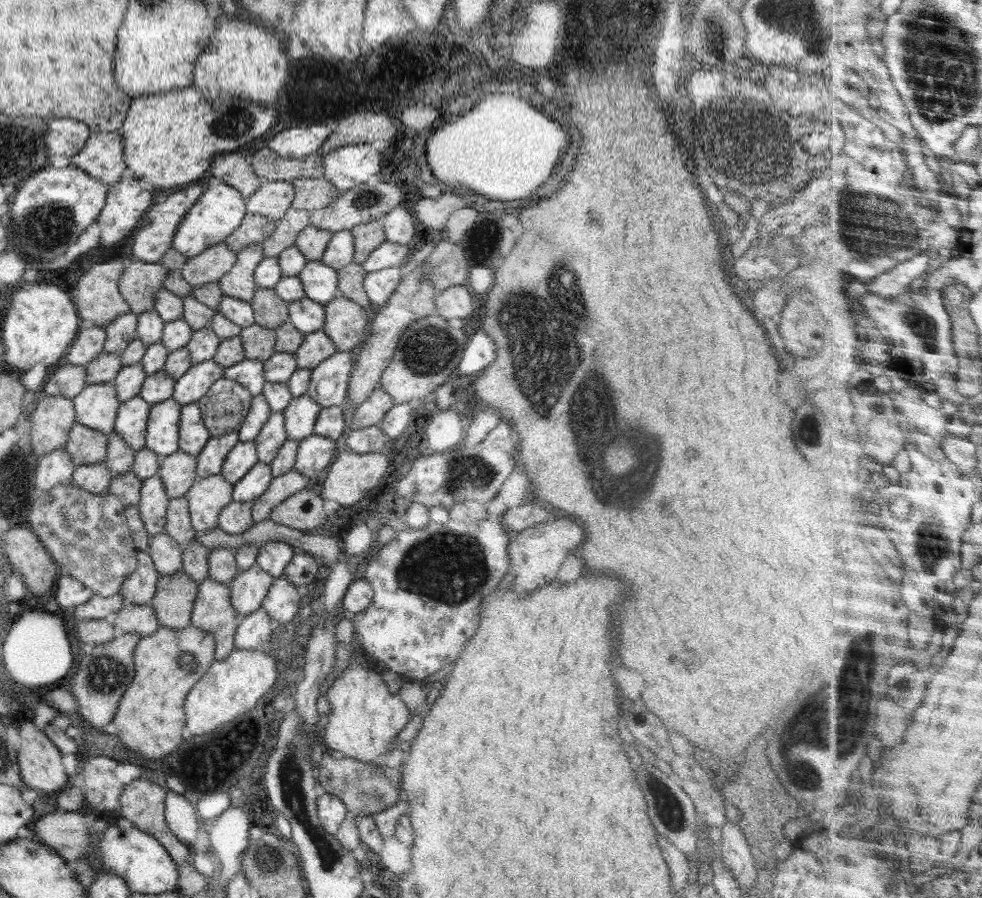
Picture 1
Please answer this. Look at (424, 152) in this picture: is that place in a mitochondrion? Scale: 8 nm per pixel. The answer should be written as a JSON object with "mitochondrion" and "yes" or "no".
{"mitochondrion":"no"}

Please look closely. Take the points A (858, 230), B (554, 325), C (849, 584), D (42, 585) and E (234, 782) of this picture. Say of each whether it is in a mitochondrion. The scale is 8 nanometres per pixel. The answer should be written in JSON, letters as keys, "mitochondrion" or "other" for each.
{"A":"mitochondrion","B":"mitochondrion","C":"other","D":"other","E":"other"}

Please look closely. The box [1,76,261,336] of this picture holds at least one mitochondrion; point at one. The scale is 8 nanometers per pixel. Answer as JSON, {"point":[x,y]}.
{"point":[50,225]}

